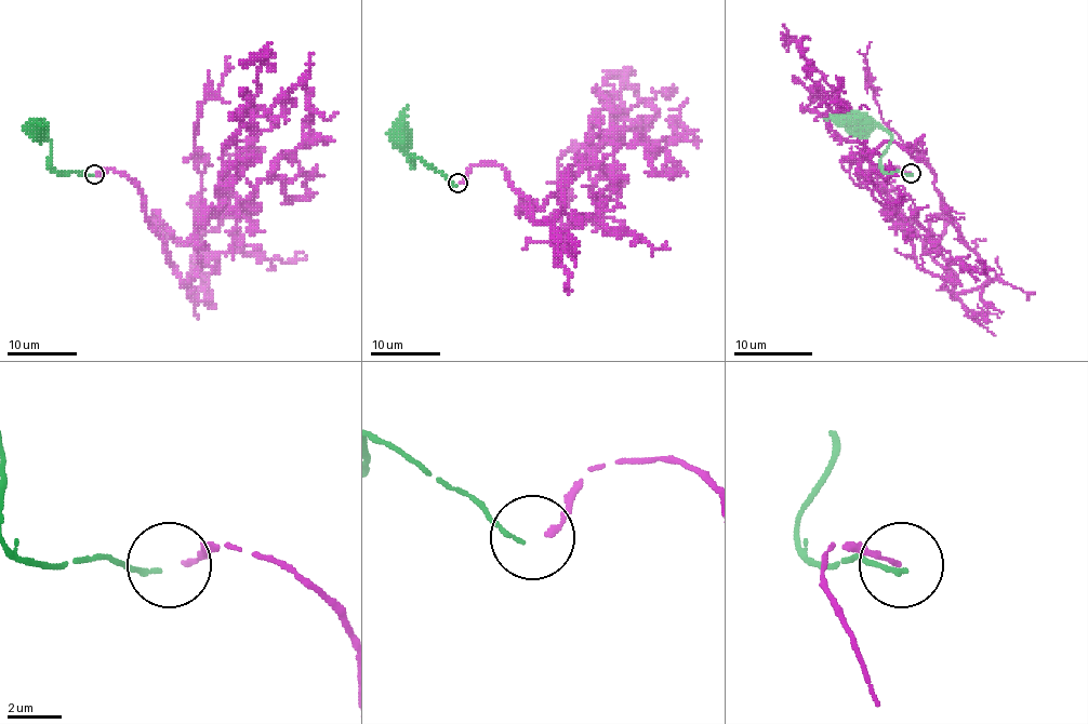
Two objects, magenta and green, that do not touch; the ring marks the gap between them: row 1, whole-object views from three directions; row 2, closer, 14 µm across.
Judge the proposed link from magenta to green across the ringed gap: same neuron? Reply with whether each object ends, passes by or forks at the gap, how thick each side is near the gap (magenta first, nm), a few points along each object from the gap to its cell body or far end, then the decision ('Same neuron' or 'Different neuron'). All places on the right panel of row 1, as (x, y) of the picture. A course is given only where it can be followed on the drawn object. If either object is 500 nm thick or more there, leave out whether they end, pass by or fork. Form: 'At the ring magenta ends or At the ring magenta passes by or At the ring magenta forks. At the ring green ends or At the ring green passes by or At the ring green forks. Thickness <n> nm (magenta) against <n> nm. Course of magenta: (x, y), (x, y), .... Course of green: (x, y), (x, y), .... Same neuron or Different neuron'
At the ring magenta ends. At the ring green ends. Thickness 180 nm (magenta) against 180 nm. Course of magenta: (911, 174), (890, 168), (887, 179), (954, 294), (918, 266), (868, 152), (825, 119), (806, 71), (808, 36). Course of green: (913, 174), (885, 174), (880, 156), (890, 136), (877, 126), (857, 130), (859, 122). Same neuron

